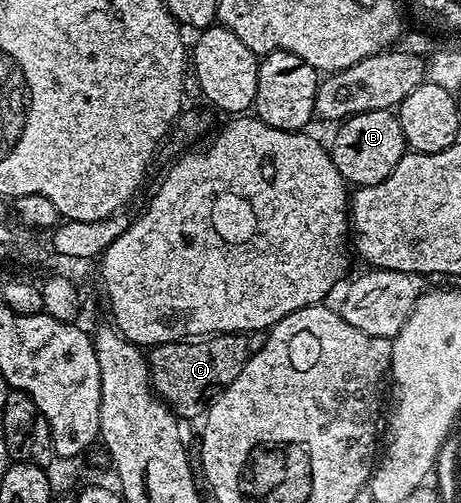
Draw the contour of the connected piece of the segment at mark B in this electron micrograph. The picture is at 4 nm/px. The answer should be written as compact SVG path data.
M391 109L368 110L367 113L356 113L354 116L341 121L337 128L338 133L335 134L334 141L329 141L328 151L336 170L350 186L367 188L376 182L384 182L384 178L388 178L388 174L392 174L392 170L396 170L396 162L400 162L400 158L405 156L408 151L404 130L400 130L398 117Z

